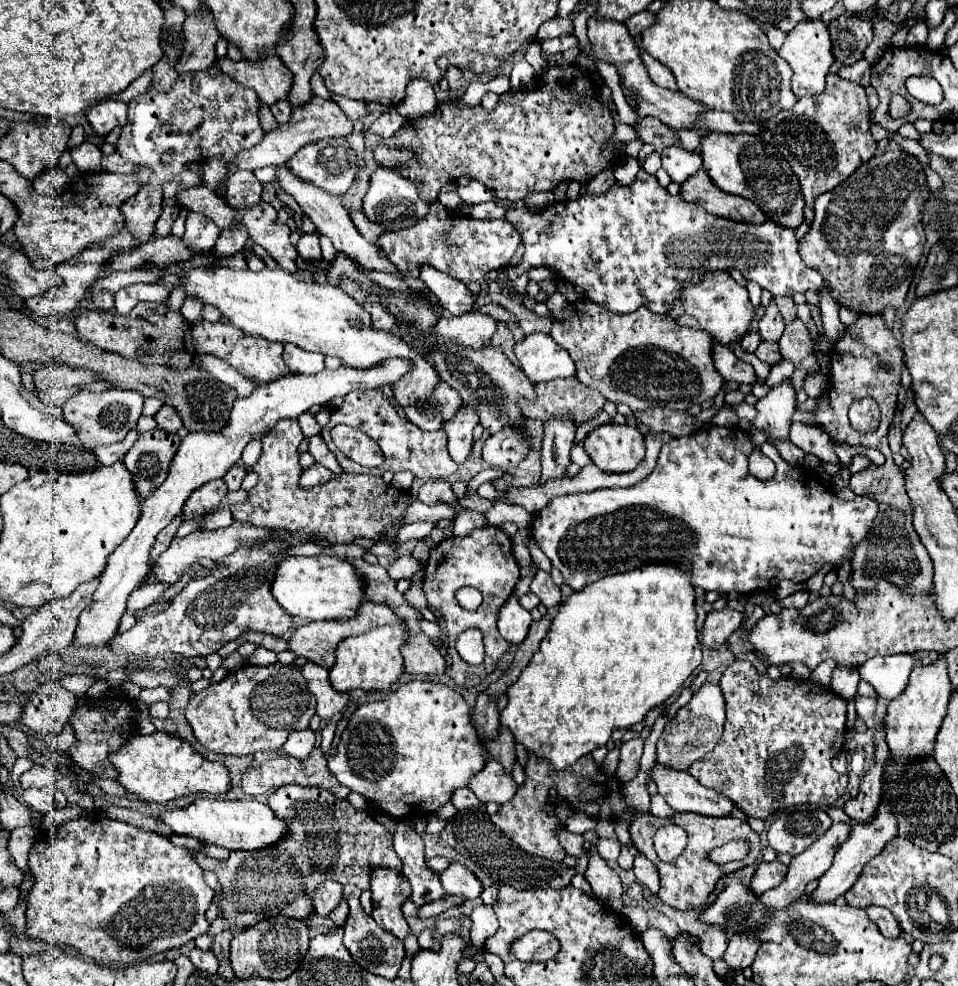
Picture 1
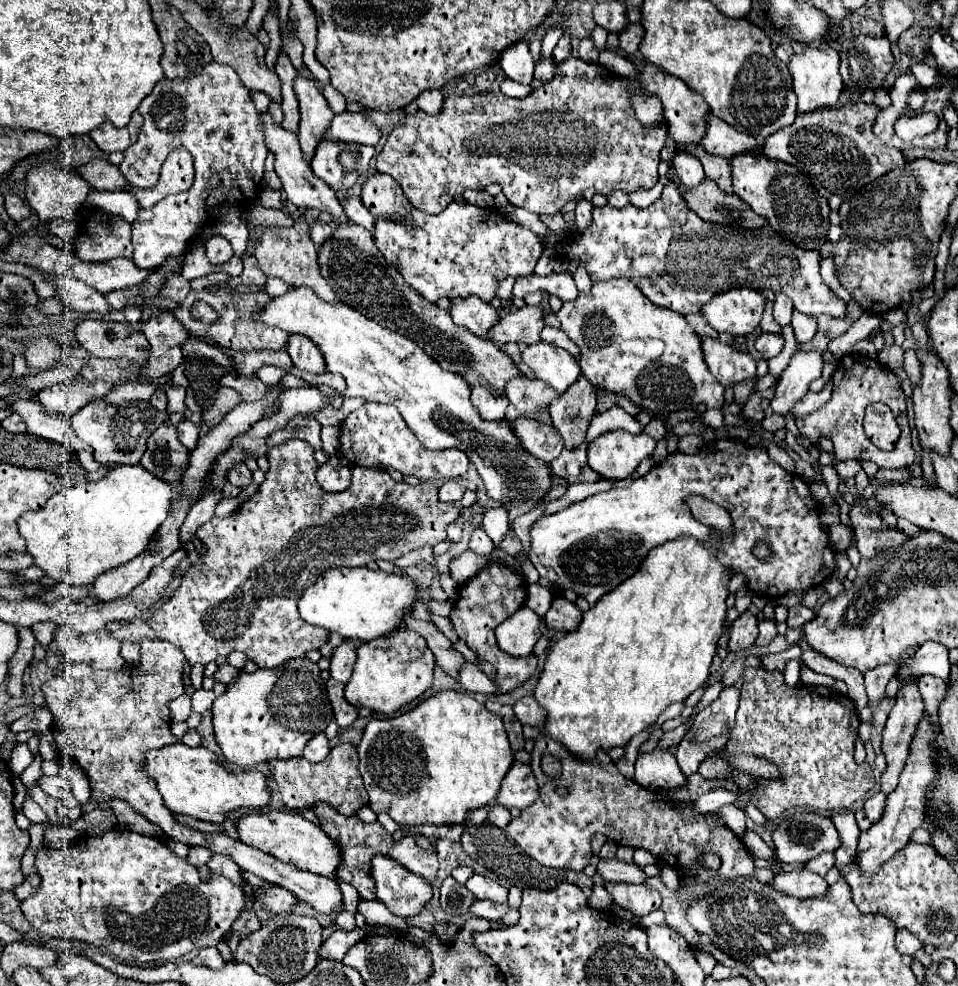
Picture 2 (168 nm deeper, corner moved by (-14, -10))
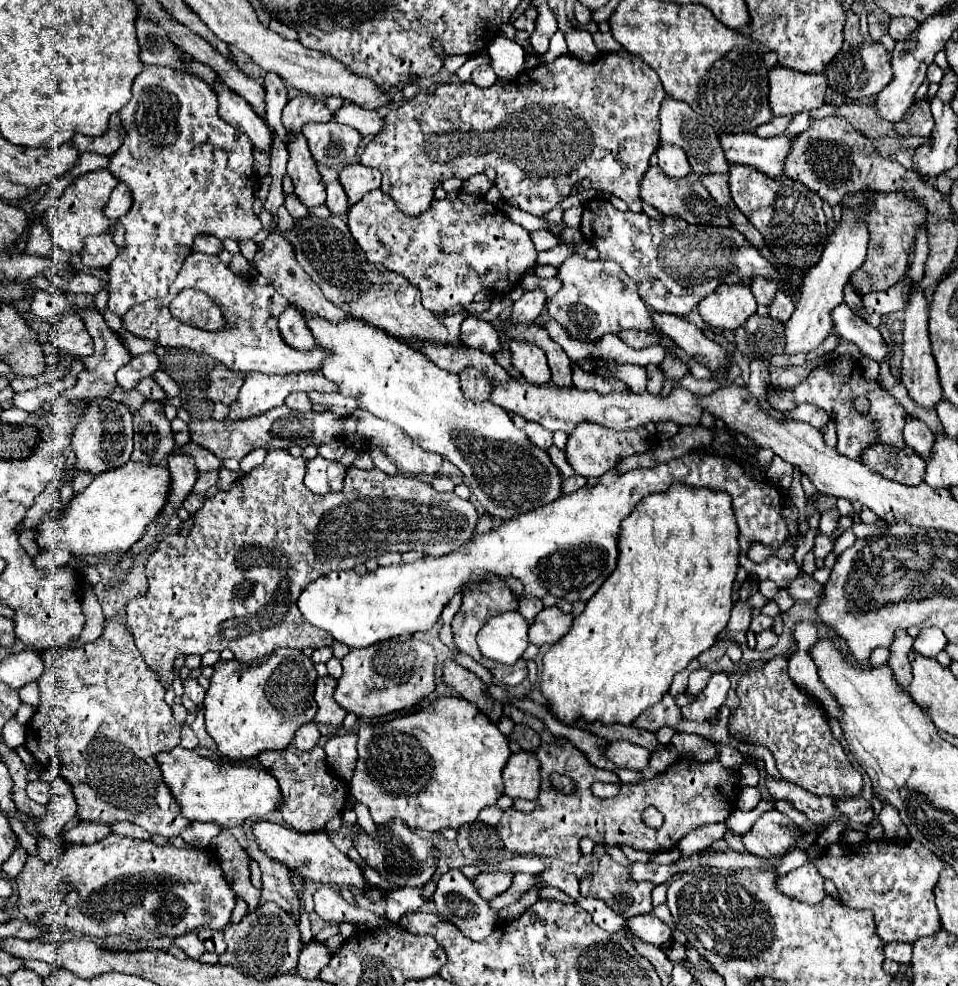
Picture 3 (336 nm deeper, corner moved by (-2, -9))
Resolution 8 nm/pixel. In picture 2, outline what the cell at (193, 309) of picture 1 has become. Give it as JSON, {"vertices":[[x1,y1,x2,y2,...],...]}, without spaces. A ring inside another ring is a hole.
{"vertices":[[242,257,244,261,244,271,240,277,232,277,228,279,228,287,238,287,240,283,246,283,246,285,256,285,256,287,264,287,266,285,266,275,260,271,258,263,254,257]]}

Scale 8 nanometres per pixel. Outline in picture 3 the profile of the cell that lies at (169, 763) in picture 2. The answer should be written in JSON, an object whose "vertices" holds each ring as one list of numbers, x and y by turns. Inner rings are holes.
{"vertices":[[176,746,170,752,156,754,156,762,162,770,164,782,172,790,184,818,188,820,216,822,222,828,236,828,242,826,244,820,260,820,284,804,278,782,272,774,254,766,230,764,208,748,186,750]]}

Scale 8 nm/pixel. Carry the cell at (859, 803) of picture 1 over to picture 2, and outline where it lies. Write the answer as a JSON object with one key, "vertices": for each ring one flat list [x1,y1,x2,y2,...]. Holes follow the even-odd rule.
{"vertices":[[916,681,912,683,906,683,904,687,900,687,898,695,896,695,896,705,892,707,890,715,888,715,888,721,886,721,886,727,882,731,882,753,886,757,886,769,880,777,880,791,882,793,892,793,898,785,898,775,906,763,906,757,908,757,908,749,910,749,910,741,912,741,912,735,914,735,914,729,916,729,916,723,920,721,920,715,924,713,924,703,922,703,922,697,918,693,918,687,916,687]]}

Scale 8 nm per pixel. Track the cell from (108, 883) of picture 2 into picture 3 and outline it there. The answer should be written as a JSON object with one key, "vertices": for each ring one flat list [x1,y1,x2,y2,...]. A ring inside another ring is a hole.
{"vertices":[[108,834,94,844,70,844,58,866,44,864,40,856,30,856,24,870,16,878,20,914,34,926,60,926,90,936,116,950,124,940,156,940,164,936,182,936,204,928,222,930,230,922,236,896,224,878,224,870,212,850,176,848,174,844,156,846,152,840,136,840,128,836],[76,888,80,898,74,908,64,904,64,894]]}

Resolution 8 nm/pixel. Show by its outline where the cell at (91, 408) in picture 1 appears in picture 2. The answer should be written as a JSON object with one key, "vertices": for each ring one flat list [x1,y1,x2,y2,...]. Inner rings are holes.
{"vertices":[[94,399,86,407,82,407,72,417,72,429,74,433,92,447,94,459,98,463,124,463,124,465,136,465,140,463,148,437,168,419,166,411,154,409,148,401,136,399,136,401,124,401,120,405,108,405,102,399]]}

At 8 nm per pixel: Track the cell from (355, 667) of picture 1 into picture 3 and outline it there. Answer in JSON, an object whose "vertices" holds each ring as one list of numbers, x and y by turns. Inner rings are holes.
{"vertices":[[398,636,362,650,350,650,342,666,344,674,338,680,334,700,346,712,366,720,414,708,438,686,434,648,414,636]]}

